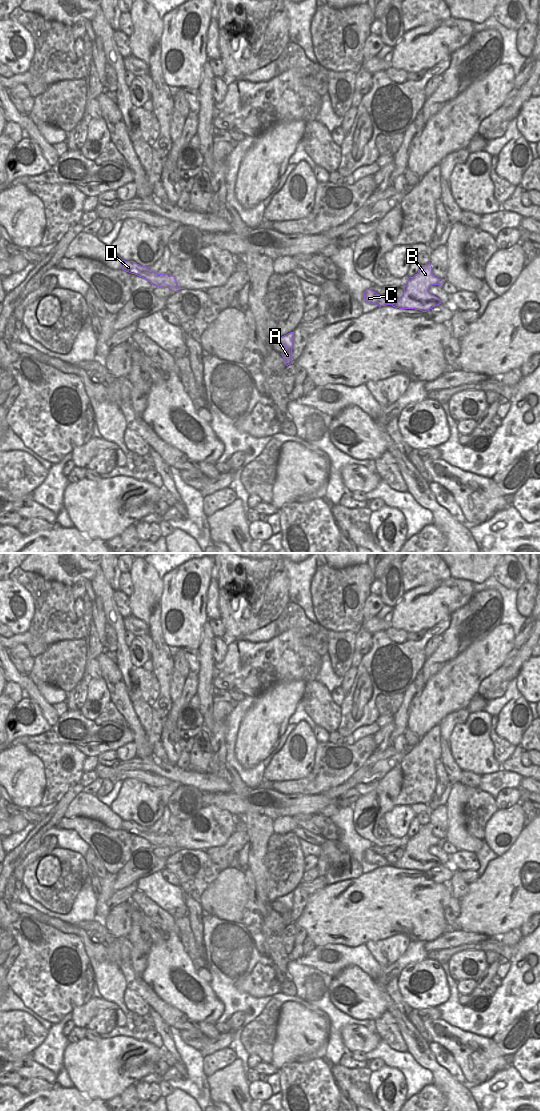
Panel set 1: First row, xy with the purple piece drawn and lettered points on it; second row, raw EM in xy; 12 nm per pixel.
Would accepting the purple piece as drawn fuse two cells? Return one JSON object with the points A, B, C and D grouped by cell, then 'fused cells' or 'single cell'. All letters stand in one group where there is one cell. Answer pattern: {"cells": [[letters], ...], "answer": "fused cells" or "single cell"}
{"cells": [["A", "C", "D"], ["B"]], "answer": "fused cells"}

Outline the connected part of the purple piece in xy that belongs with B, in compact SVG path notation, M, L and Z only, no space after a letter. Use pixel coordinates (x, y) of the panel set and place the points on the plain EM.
M428 822L426 825L421 825L417 834L408 838L402 857L390 865L399 869L415 869L427 872L442 863L438 857L428 852L429 847L442 843L441 839L433 835L432 826Z

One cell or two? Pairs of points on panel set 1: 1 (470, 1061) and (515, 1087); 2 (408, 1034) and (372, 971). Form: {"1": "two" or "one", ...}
{"1": "two", "2": "two"}

